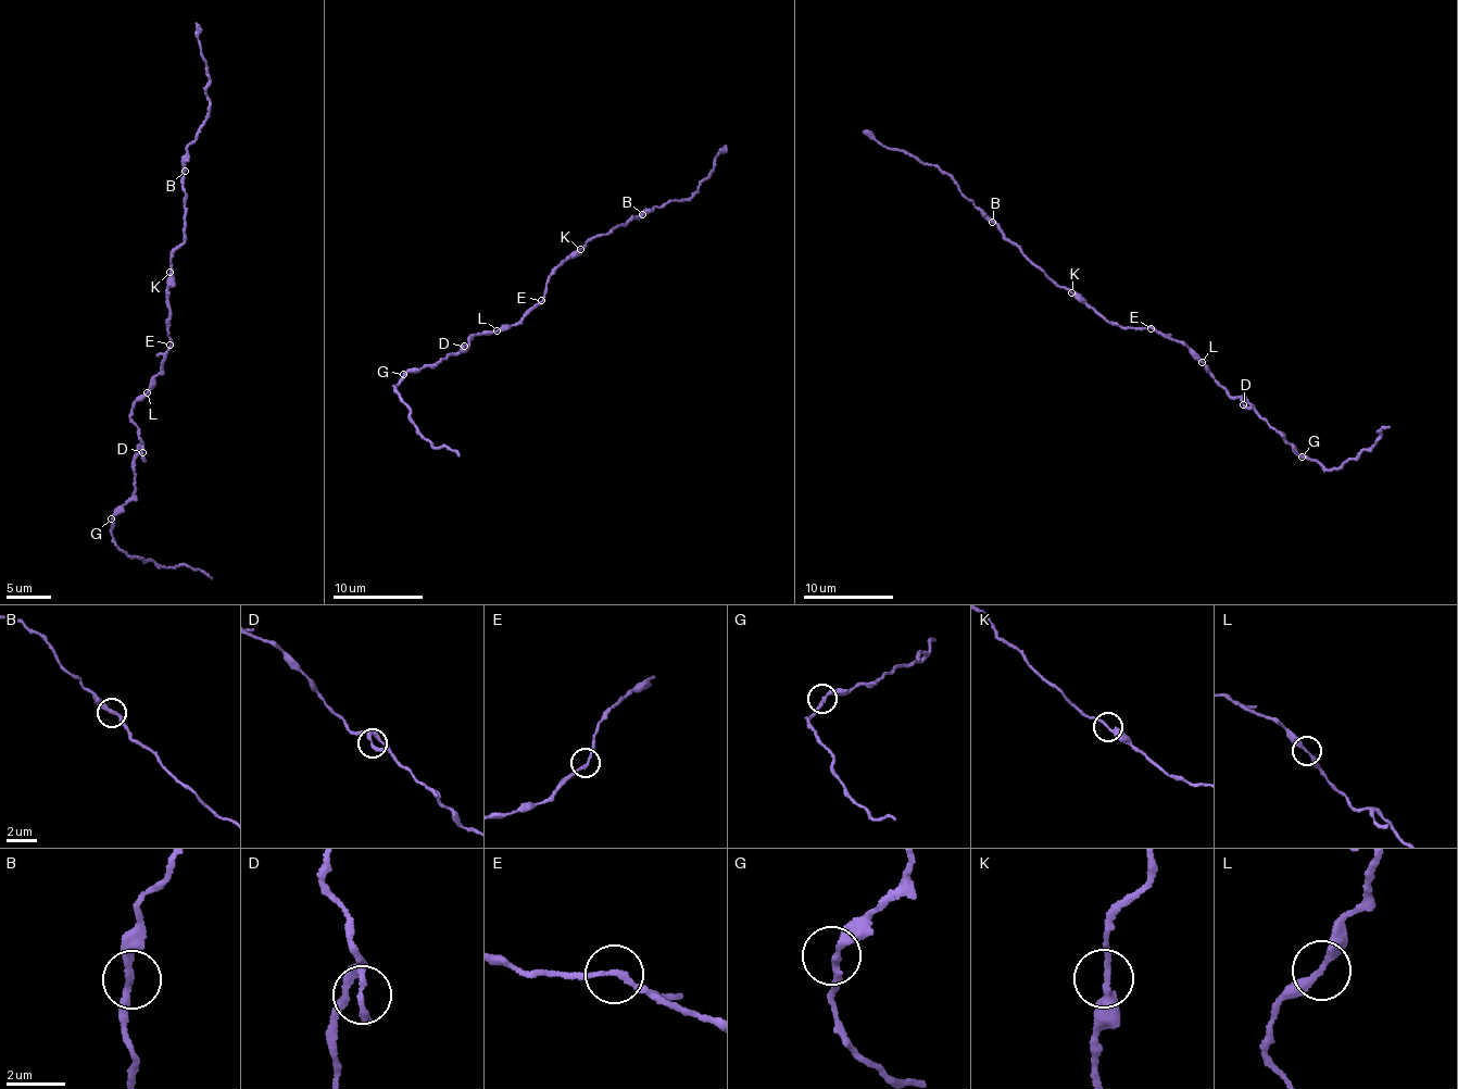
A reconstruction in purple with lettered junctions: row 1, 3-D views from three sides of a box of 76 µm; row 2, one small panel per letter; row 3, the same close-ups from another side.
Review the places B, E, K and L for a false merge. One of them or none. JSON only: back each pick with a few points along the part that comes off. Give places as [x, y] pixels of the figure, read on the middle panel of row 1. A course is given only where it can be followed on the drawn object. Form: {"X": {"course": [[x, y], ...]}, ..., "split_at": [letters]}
{"split_at": []}

